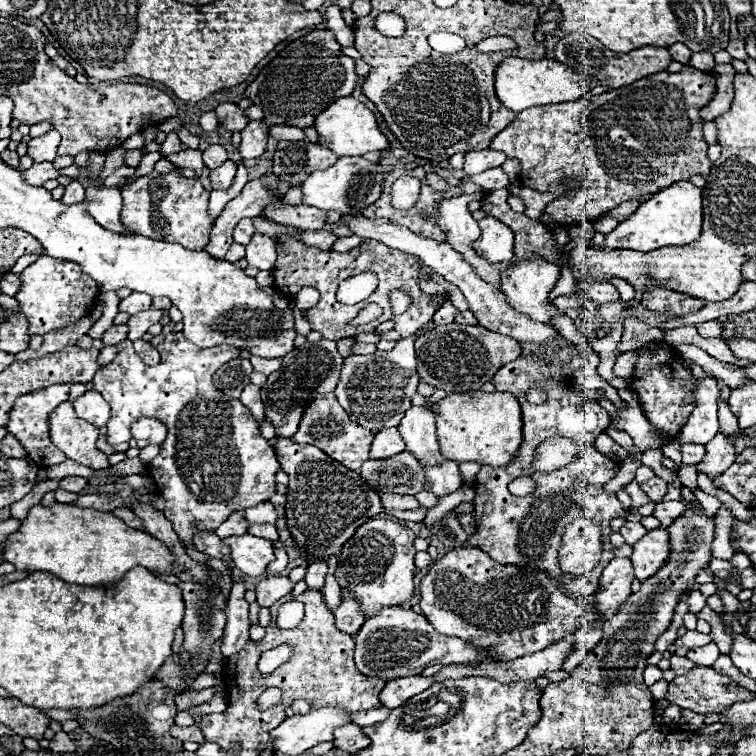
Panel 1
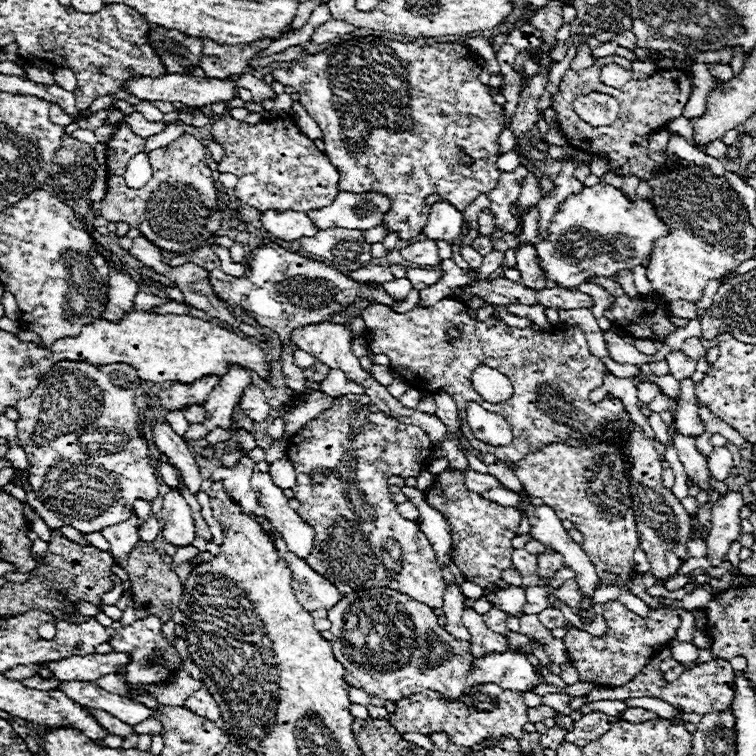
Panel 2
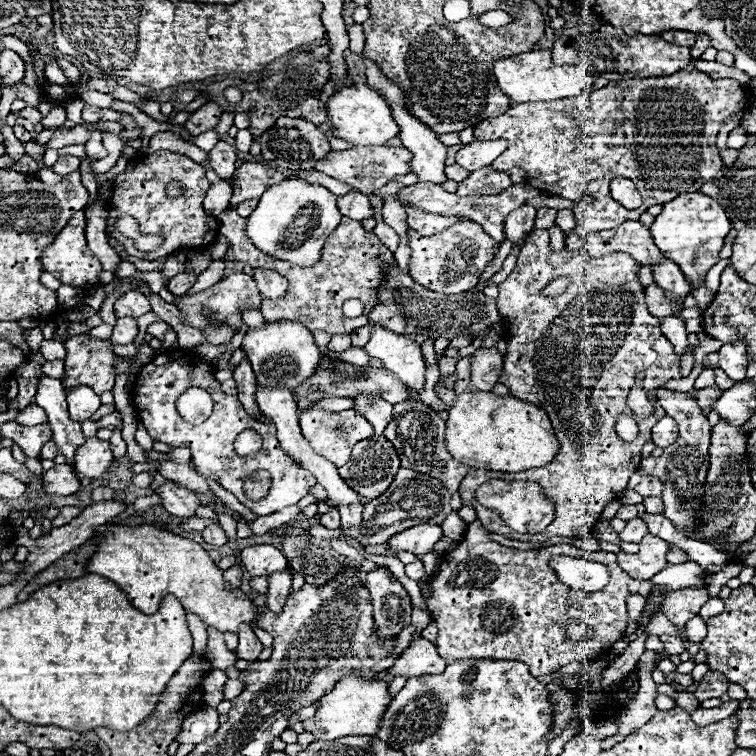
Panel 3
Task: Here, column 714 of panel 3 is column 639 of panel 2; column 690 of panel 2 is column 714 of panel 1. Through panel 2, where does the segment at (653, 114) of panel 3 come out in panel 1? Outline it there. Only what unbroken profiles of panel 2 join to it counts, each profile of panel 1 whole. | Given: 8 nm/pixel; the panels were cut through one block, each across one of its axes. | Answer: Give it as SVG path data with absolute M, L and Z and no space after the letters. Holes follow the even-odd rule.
M684 66L676 74L658 72L594 98L582 98L562 106L536 106L522 110L516 114L514 122L510 122L490 142L490 148L502 150L510 158L520 160L522 186L538 192L546 192L562 178L562 174L580 174L584 178L584 186L570 198L566 196L562 200L550 202L544 210L556 220L556 224L574 226L580 220L598 218L630 198L640 198L644 194L654 194L666 186L672 186L682 178L690 178L694 174L708 176L712 162L706 156L708 144L702 140L704 122L700 120L698 112L712 100L714 92L716 84L710 72L700 72L690 66Z

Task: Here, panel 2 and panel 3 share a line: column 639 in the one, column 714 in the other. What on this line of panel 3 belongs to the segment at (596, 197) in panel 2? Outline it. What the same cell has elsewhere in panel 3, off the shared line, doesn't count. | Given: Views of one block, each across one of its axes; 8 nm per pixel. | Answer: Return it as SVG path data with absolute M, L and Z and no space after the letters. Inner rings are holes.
M688 192L664 204L662 212L650 226L650 232L662 254L666 254L666 258L672 258L680 266L690 286L696 286L704 280L706 272L714 264L718 264L718 254L722 250L726 234L730 232L730 222L726 212L714 198L700 192Z

